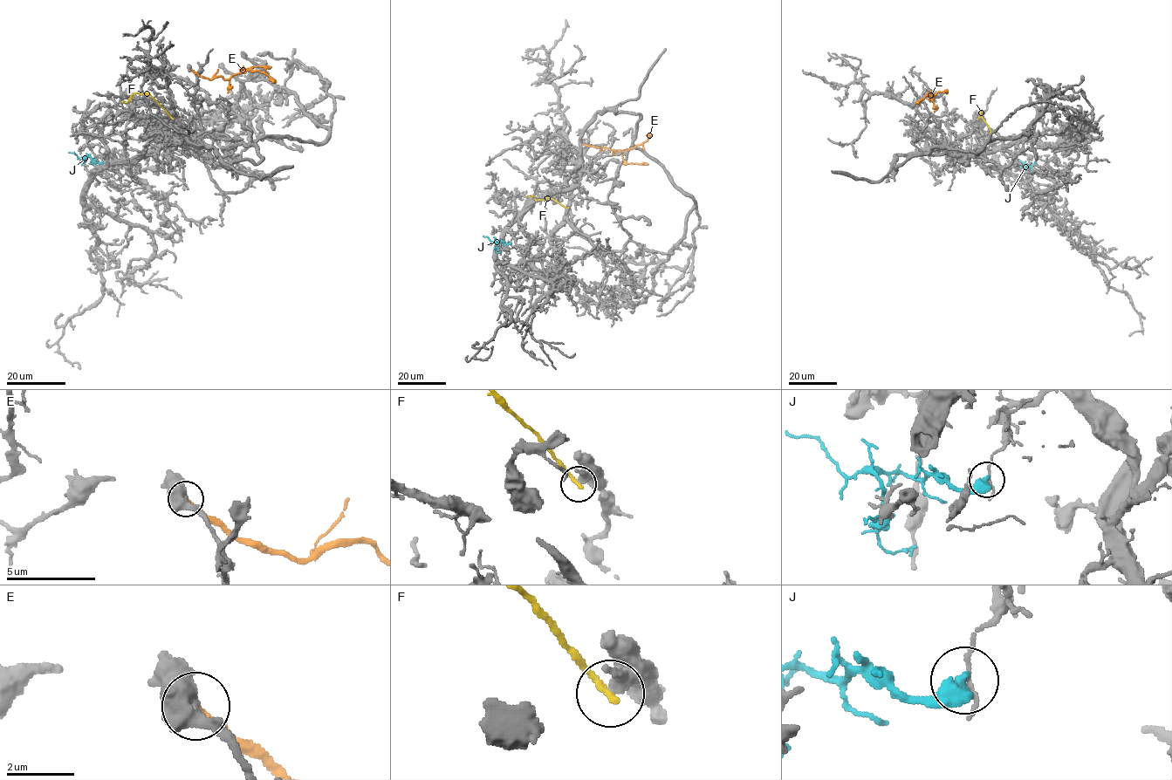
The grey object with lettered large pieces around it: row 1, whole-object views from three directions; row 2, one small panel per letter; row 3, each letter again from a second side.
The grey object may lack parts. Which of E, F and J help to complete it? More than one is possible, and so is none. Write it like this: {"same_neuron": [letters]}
{"same_neuron": []}

